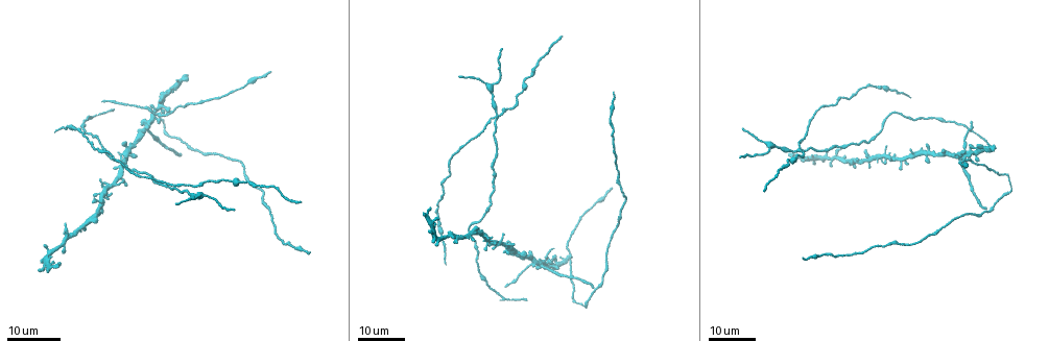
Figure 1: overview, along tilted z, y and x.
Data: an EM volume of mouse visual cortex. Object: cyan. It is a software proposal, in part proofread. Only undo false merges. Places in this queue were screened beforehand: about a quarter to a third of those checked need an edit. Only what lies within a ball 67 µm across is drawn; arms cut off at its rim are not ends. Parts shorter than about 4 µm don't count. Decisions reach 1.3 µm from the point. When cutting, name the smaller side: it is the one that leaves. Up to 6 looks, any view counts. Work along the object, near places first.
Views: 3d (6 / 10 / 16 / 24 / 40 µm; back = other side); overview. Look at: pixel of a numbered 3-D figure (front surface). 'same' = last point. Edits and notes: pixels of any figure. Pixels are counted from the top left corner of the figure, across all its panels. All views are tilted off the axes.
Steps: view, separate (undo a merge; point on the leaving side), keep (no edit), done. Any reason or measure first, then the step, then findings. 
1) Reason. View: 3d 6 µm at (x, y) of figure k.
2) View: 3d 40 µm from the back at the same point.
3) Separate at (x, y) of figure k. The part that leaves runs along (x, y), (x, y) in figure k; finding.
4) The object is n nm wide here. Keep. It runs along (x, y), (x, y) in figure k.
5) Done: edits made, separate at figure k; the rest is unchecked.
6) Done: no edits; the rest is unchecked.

View: 3d 24 µm at (202, 197) of figure 1.

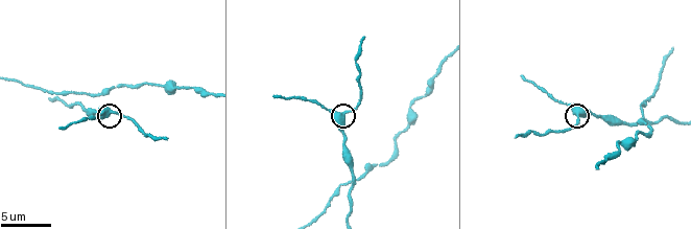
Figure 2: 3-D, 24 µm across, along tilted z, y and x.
View: 3d 10 µm at (338, 115) of figure 2.

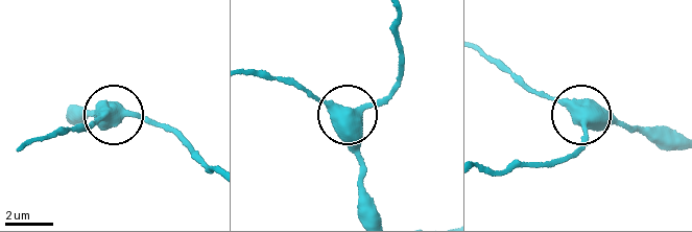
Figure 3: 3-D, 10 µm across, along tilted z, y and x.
The object is 450 nm wide here. Keep. It runs along (377, 213), (357, 163), (355, 119), (303, 87) in figure 3; all the same neuron.

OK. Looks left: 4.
Three-way junction. View: 3d 16 µm at (351, 188) of figure 2.

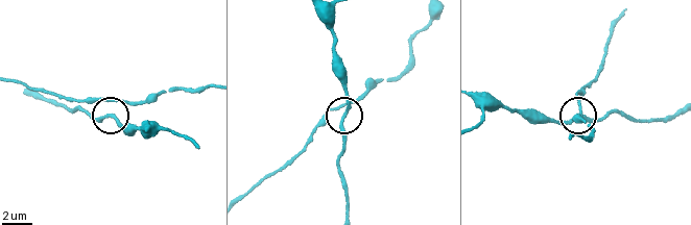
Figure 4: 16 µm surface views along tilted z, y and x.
View: 3d 6 µm at (345, 112) of figure 4.

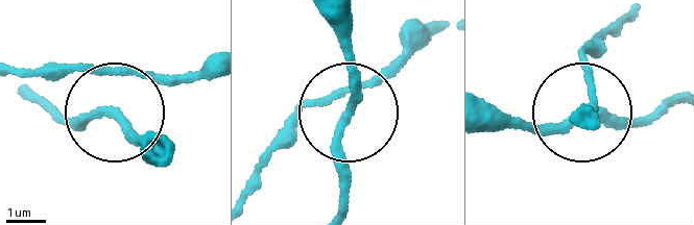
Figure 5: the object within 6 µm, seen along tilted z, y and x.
The object is 170 nm wide here. Keep. It runs along (337, 210), (336, 153), (352, 88), (348, 14) in figure 5; continuous, no second neuron.

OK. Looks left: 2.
Thick turns thin. View: 3d 24 µm at (92, 149) of figure 1.

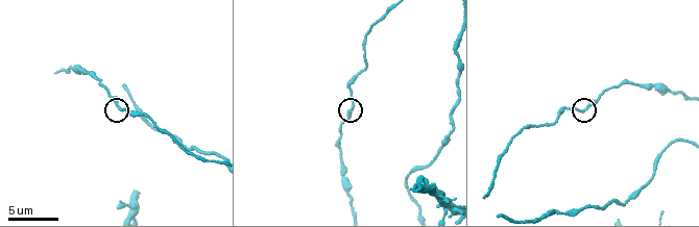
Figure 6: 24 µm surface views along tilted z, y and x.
Closer look. View: 3d 10 µm at (583, 109) of figure 6.

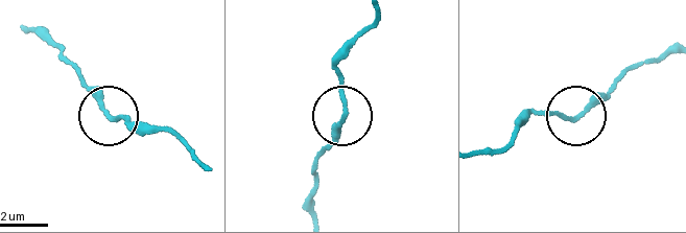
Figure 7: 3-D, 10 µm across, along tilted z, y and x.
The object is 180 nm wide here. Keep. All the same neuron.

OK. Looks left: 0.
Done: no edits; the rest is unchecked.

